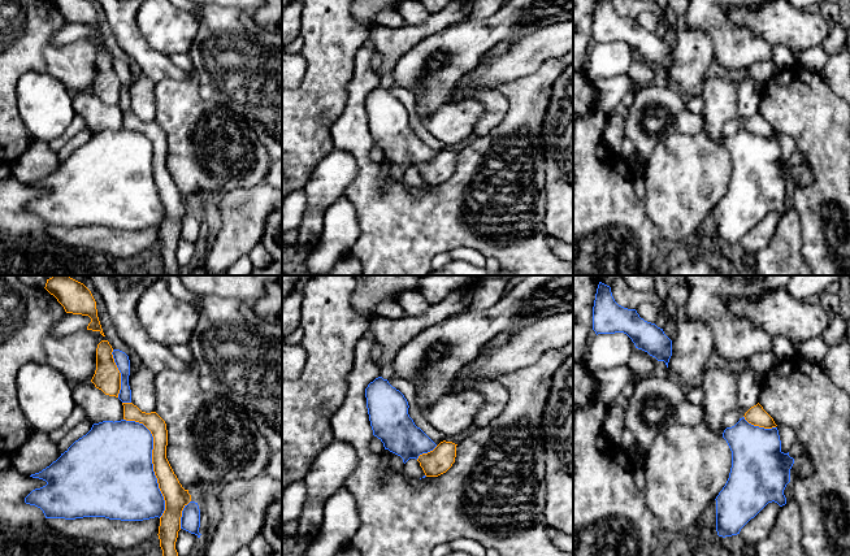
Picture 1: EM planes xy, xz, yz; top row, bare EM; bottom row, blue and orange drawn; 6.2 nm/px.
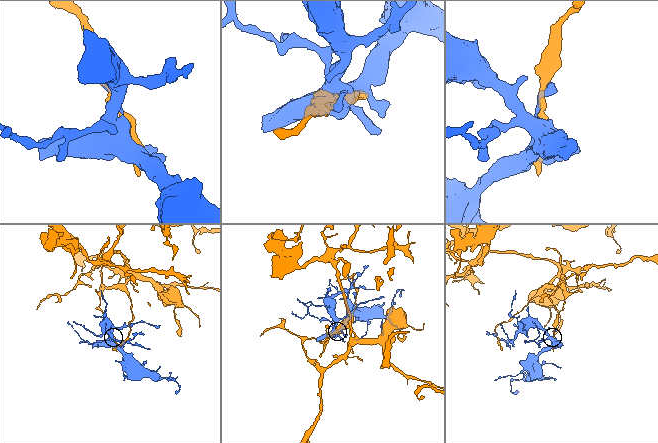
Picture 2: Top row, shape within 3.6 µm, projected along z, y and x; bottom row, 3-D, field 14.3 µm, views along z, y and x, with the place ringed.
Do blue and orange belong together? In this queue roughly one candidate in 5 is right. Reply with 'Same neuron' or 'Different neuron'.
Different neuron

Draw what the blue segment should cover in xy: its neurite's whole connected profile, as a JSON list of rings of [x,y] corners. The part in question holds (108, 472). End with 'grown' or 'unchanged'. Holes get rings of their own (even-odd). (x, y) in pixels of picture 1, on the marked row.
[[[126,420],[94,423],[91,430],[75,440],[56,461],[30,475],[45,481],[47,485],[32,490],[25,498],[25,503],[40,508],[45,518],[105,517],[121,521],[160,518],[165,511],[165,500],[153,472],[152,449],[153,436],[143,423]]]; unchanged

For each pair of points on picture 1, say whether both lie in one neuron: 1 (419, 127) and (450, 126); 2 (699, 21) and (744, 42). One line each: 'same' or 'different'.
1: different
2: same

